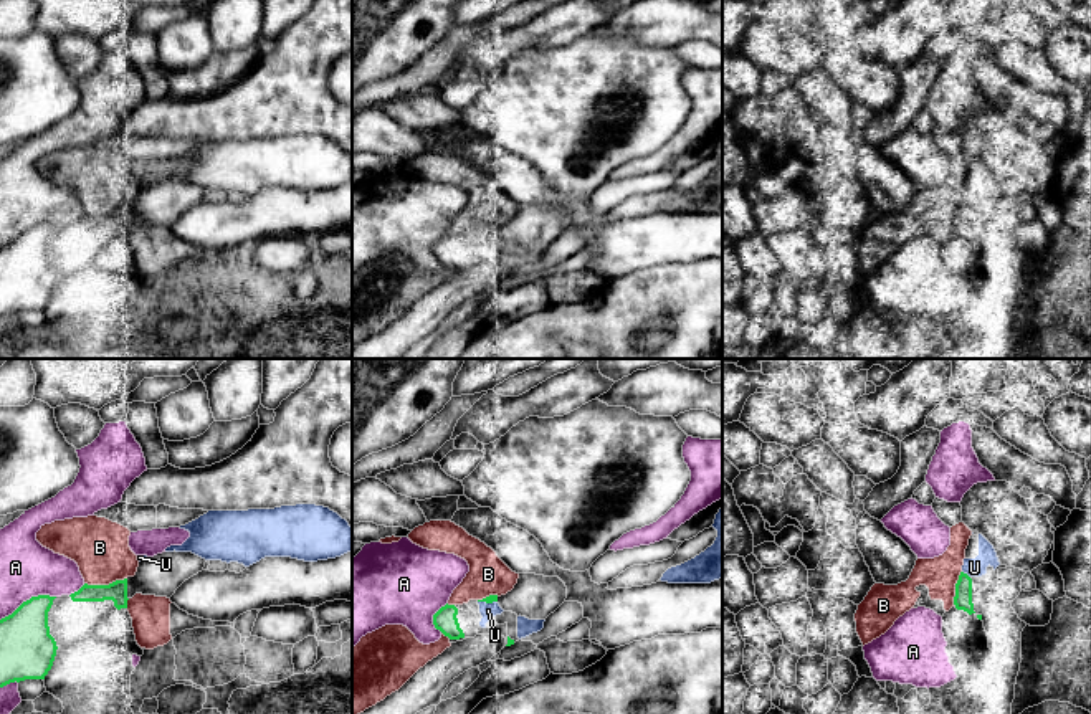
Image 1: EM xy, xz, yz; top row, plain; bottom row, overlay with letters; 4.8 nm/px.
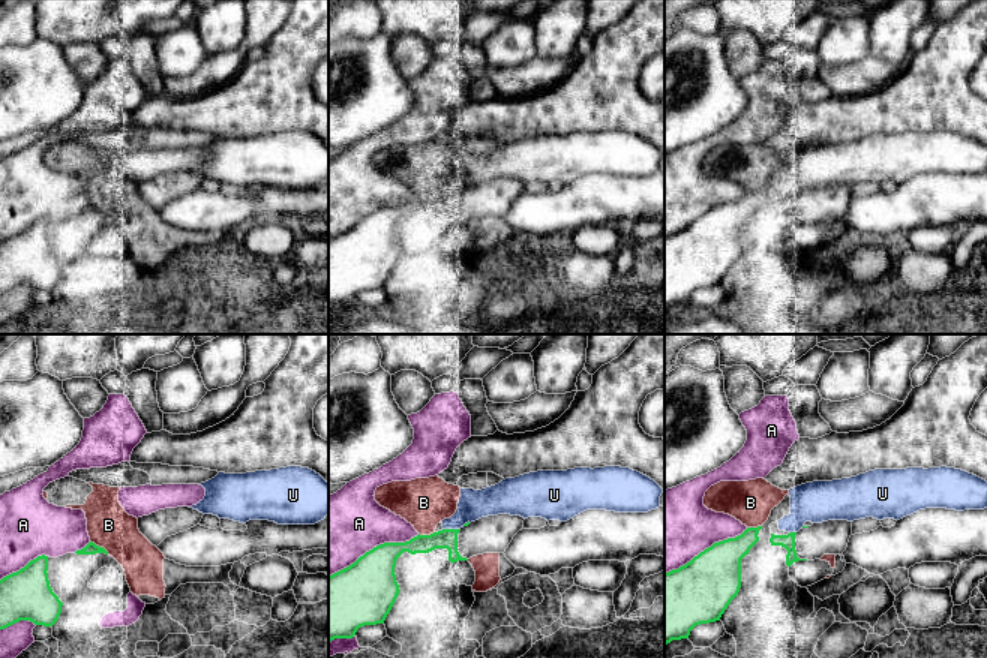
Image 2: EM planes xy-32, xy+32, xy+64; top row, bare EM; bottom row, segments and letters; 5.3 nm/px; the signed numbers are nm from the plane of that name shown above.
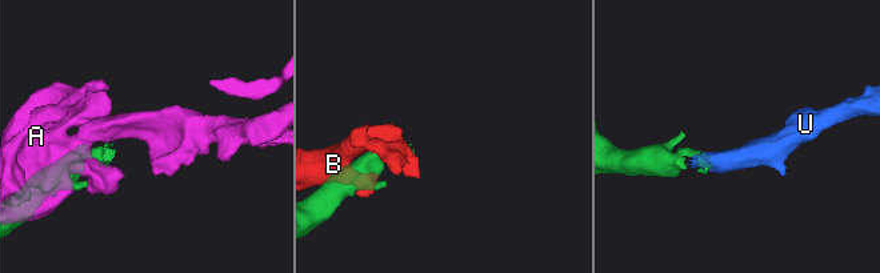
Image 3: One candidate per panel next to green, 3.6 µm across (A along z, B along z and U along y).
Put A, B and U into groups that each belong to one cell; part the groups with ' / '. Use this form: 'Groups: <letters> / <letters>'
Groups: A / B / U

